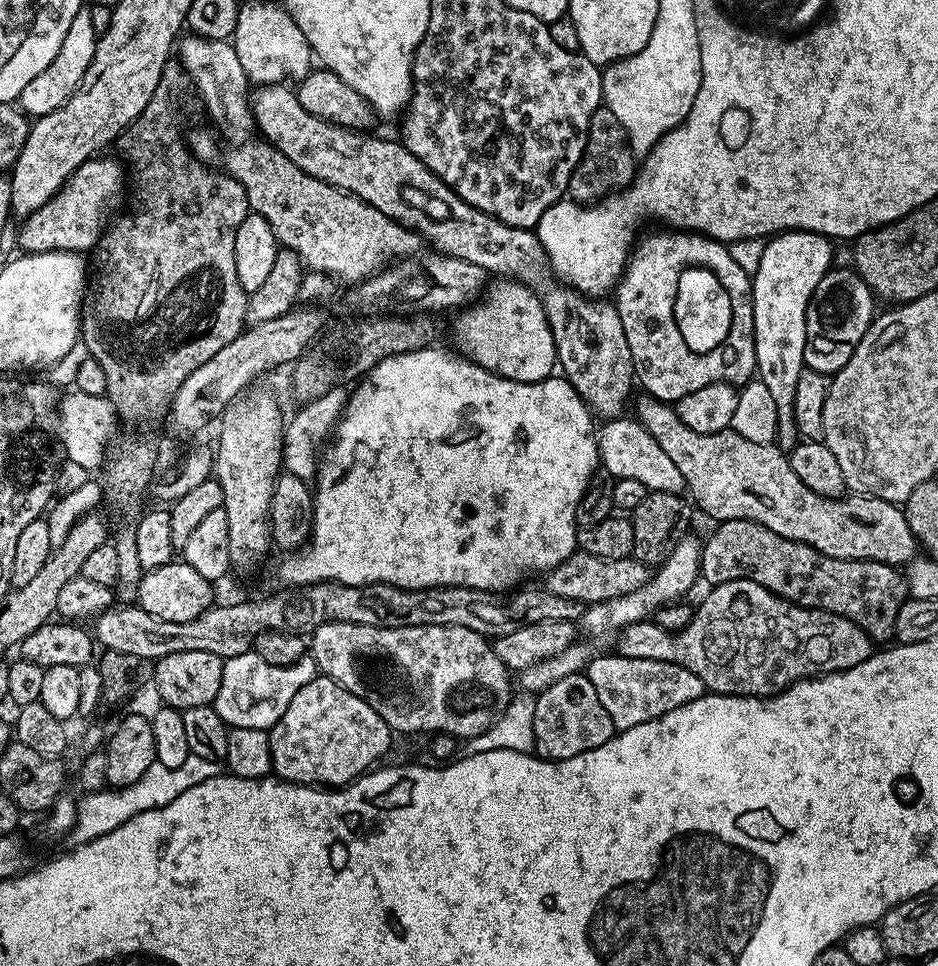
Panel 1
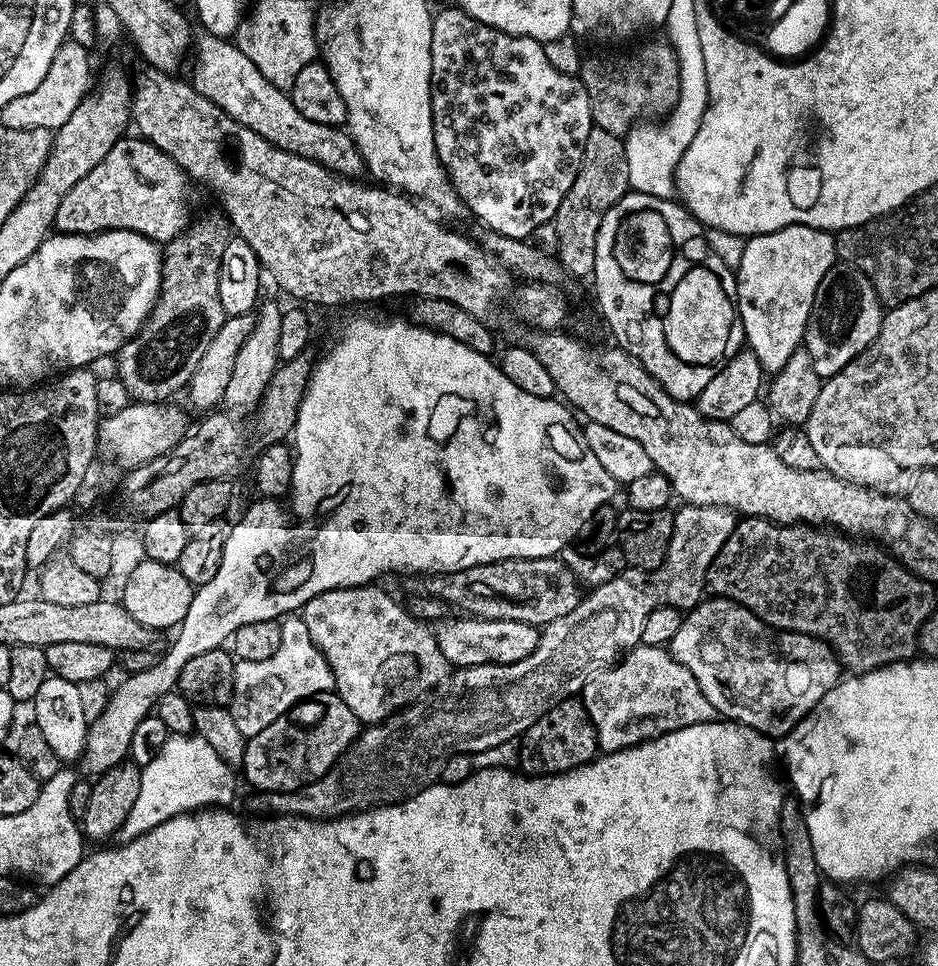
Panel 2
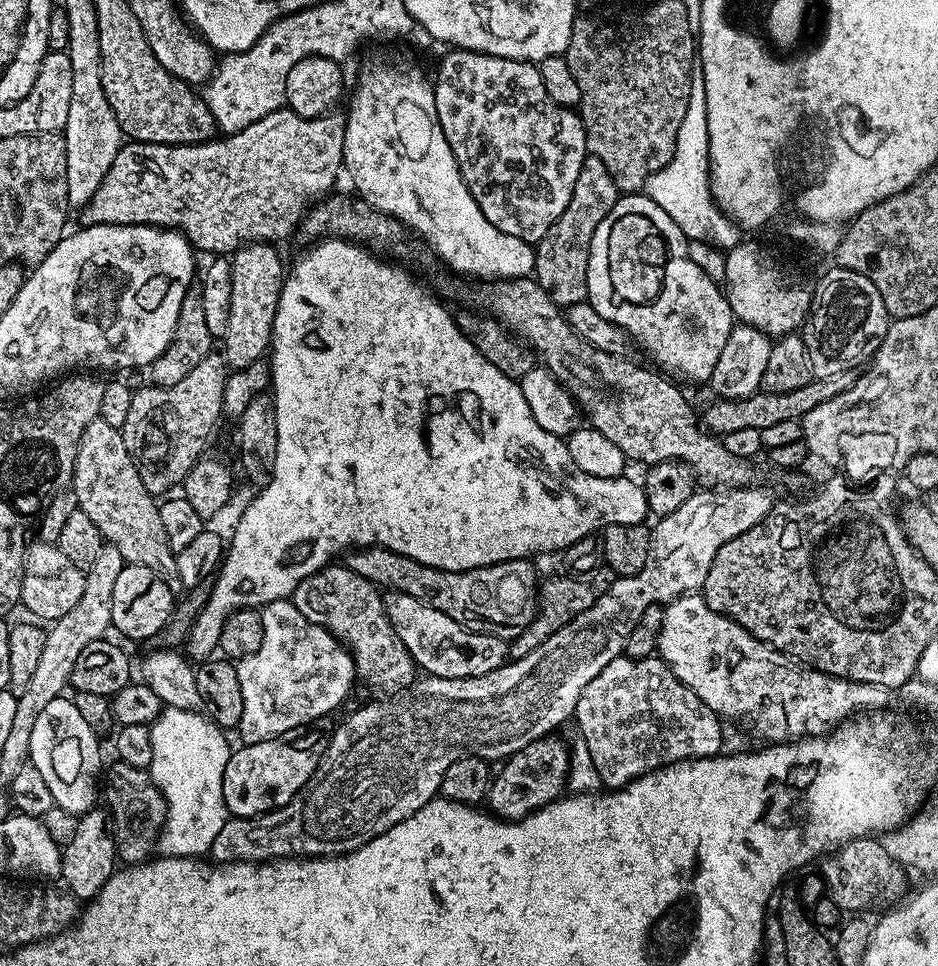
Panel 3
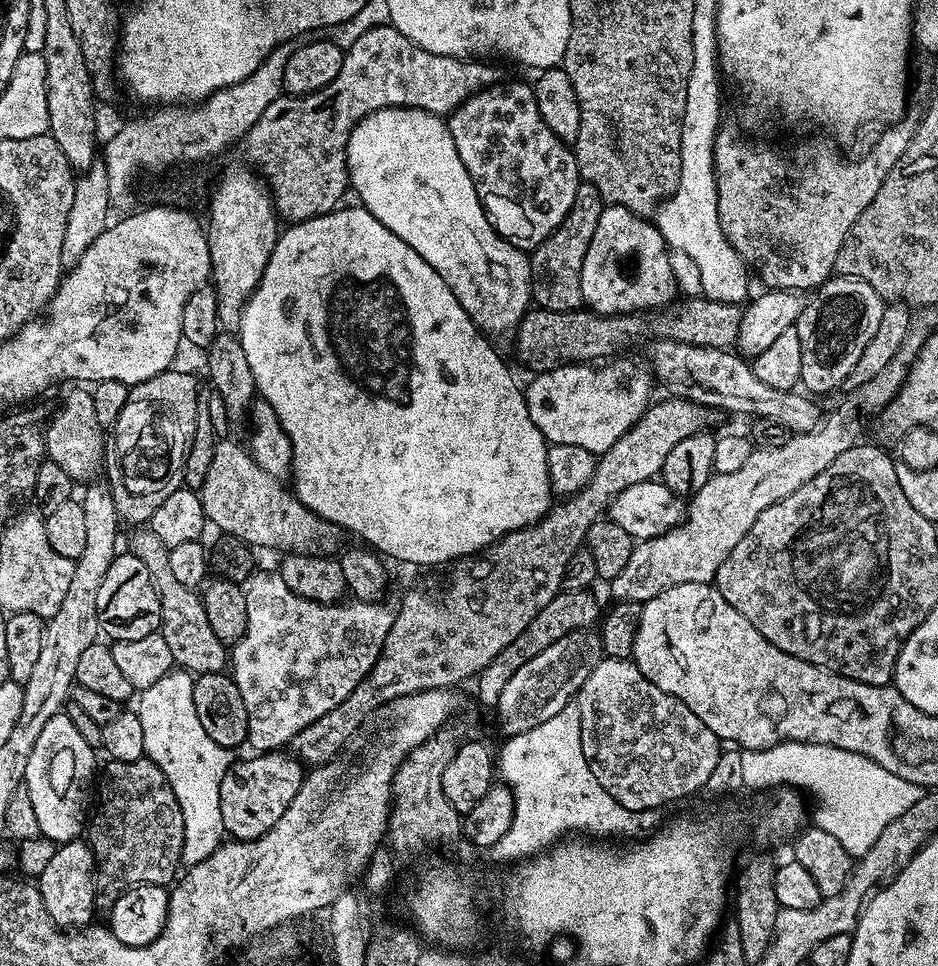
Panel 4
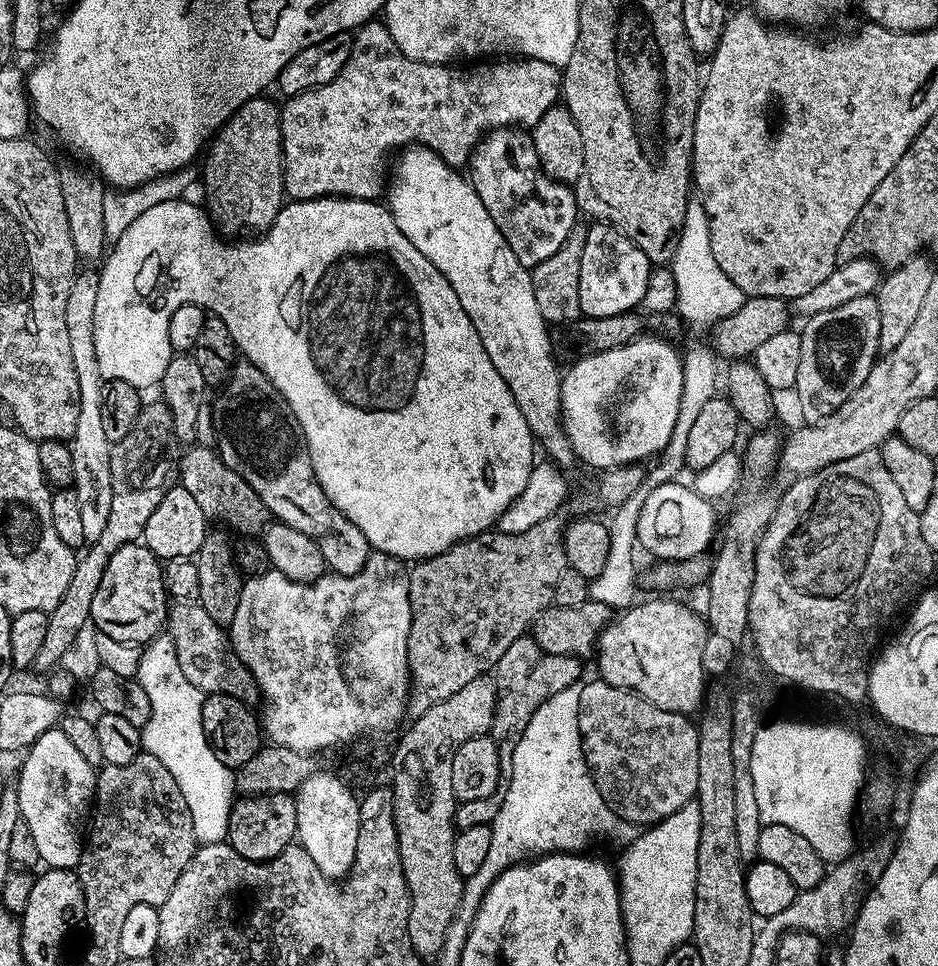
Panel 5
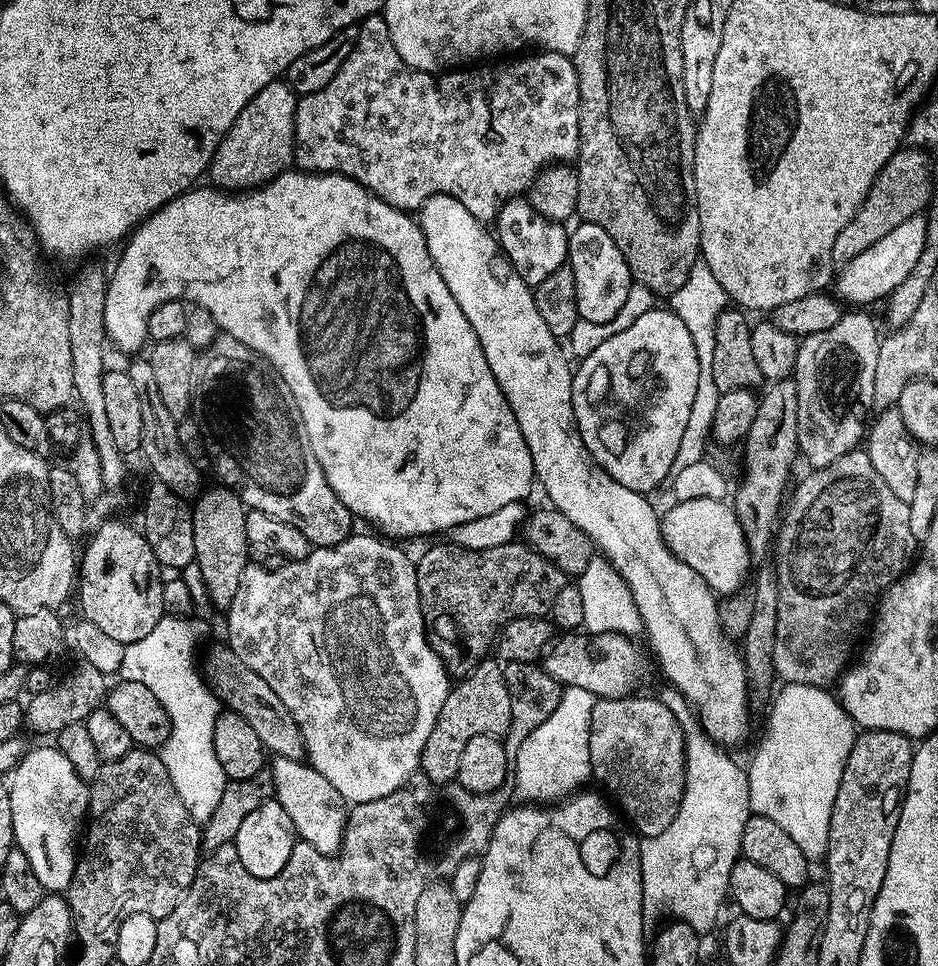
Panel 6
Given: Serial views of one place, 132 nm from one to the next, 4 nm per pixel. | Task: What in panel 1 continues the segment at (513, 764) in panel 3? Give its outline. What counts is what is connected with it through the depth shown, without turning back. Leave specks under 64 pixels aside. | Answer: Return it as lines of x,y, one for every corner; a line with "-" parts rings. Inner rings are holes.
584,672
560,678
536,696
533,730
535,753
544,760
565,760
597,749
616,733
613,719
603,709
594,684

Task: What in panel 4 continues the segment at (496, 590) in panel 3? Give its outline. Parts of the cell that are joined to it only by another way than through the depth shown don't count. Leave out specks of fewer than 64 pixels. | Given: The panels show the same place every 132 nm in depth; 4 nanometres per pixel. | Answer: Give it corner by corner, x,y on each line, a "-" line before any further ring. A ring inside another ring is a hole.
228,438
217,439
214,458
210,458
210,470
206,470
206,478
198,489
204,515
211,527
213,524
221,533
238,537
253,549
277,548
280,554
301,552
308,556
335,557
349,543
349,533
314,514
289,489
287,492
277,477
266,474
266,470
262,470
258,462
254,462
252,453
243,443
235,444
232,440
224,439

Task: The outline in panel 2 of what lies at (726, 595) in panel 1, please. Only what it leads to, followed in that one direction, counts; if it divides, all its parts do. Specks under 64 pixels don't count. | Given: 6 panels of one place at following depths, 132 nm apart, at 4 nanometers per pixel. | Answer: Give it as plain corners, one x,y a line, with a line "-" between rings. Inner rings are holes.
704,598
700,603
695,605
683,617
678,632
674,634
671,641
666,645
668,652
678,662
682,662
682,666
686,666
686,670
690,670
690,674
694,674
694,682
698,682
698,686
702,690
702,694
706,694
706,702
710,702
710,706
714,706
714,710
725,720
731,720
738,724
743,724
745,728
752,728
756,732
762,733
763,736
784,736
790,730
794,730
794,726
798,722
802,722
814,710
814,706
819,702
835,684
839,684
842,679
842,665
839,656
836,655
831,644
827,640
819,640
817,636
807,636
801,632
781,632
778,628
772,628
766,622
762,622
754,615
749,608
743,608
737,604
735,600
725,600
723,598

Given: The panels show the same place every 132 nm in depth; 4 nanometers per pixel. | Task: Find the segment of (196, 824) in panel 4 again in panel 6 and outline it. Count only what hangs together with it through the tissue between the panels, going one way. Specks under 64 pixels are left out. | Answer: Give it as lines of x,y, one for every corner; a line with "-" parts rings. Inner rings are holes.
163,616
146,638
138,638
138,642
125,647
118,676
120,680
142,682
162,702
172,729
158,755
170,774
170,782
174,782
174,790
178,790
178,798
182,798
188,813
202,826
214,814
229,778
214,754
214,722
222,705
204,683
197,661
192,661
204,628
203,622
196,619

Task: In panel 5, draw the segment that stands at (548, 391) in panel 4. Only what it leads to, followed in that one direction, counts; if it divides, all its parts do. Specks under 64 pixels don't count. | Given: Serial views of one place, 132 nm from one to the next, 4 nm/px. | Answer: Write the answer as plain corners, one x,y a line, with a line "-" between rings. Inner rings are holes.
644,334
630,341
629,344
623,344
617,348
602,350
601,352
588,352
569,372
567,369
563,373
560,381
560,417
564,419
564,433
566,433
568,440
572,444
572,451
577,461
585,460
590,467
596,468
595,470
621,468
624,464
640,464
648,459
648,461
651,461
660,455
660,451
666,446
666,442
670,442
670,434
674,434
674,424
678,422
678,405
682,402
684,361
681,353
679,351
676,353
676,348
672,345
672,342
661,338
659,335
657,336

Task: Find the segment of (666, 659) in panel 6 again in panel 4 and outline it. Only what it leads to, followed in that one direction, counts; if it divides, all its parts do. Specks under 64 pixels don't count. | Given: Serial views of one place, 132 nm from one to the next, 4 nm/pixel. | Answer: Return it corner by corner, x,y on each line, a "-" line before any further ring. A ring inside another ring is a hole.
380,108
369,112
357,122
348,139
348,178
363,208
442,274
442,282
454,290
454,298
481,332
492,338
515,333
530,308
532,265
525,249
515,248
512,241
503,240
492,227
472,176
462,166
454,138
441,117
421,108

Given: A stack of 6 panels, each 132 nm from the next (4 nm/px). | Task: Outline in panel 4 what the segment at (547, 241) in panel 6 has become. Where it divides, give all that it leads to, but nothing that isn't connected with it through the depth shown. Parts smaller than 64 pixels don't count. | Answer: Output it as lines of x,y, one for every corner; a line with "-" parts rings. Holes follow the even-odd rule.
502,84
469,96
447,117
446,123
454,138
458,158
462,158
462,166
466,166
472,176
476,193
484,204
484,212
492,227
503,240
512,241
515,248
531,250
566,218
570,206
574,206
574,194
582,177
576,165
575,151
565,141
559,140
550,126
546,126
538,110
533,85

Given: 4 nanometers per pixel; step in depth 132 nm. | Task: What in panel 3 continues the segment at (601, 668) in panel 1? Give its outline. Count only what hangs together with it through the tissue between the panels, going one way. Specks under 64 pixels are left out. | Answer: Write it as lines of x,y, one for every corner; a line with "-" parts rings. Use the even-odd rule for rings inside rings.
621,654
617,660
610,662
610,666
606,666
602,674
598,674
598,678
594,678
594,682
582,690
574,724
580,727
579,739
586,742
601,781
609,789
622,788
628,781
636,780
656,768
665,768
667,764
694,760
697,756
717,755
724,740
724,732
720,729
721,717
712,712
710,706
706,706
706,702
694,694
694,690
687,688
672,673
668,663
656,654
640,659

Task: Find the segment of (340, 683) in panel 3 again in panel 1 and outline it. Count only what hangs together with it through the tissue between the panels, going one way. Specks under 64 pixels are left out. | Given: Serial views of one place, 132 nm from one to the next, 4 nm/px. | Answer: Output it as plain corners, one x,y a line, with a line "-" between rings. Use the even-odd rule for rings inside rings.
254,650
229,656
225,659
222,670
222,686
218,686
216,703
217,714
224,723
232,728
263,728
270,730
286,714
286,706
290,706
290,698
306,686
318,674
316,661
305,654
296,664
290,666
270,666

